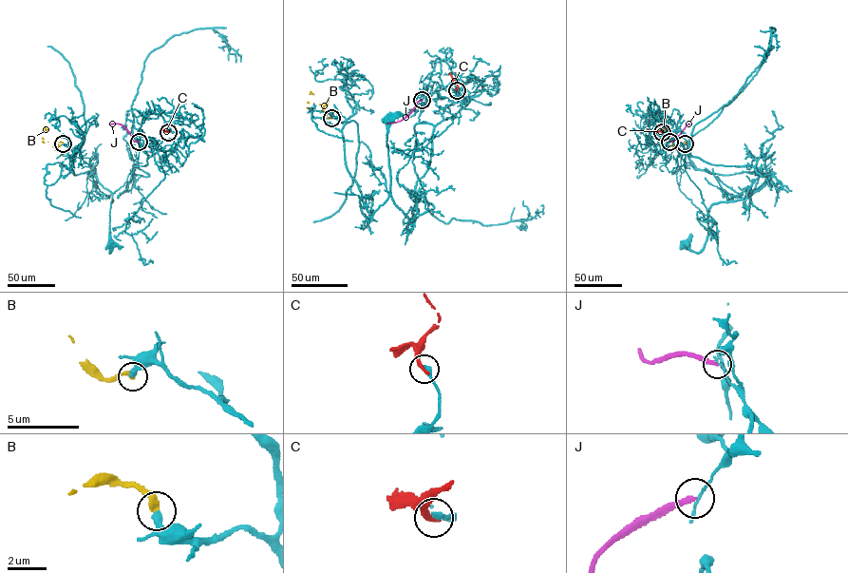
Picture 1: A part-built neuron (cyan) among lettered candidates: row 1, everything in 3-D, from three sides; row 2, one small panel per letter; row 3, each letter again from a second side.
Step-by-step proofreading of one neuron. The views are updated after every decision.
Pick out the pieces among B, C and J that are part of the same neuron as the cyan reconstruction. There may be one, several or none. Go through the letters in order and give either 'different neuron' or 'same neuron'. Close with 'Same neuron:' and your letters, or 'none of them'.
B: same neuron
C: different neuron
J: different neuron
Same neuron: B

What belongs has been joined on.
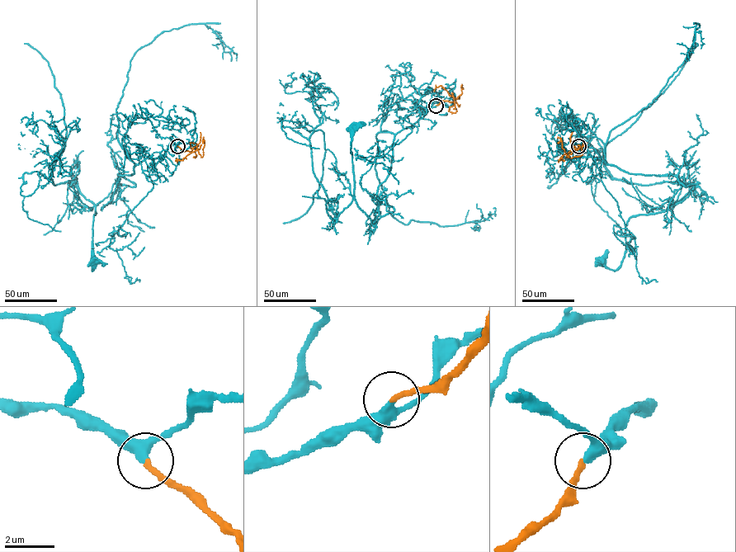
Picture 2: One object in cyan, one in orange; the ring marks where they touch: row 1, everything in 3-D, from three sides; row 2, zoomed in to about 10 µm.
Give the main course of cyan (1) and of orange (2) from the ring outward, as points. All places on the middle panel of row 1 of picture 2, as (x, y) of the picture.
1: (436, 106), (395, 134), (391, 170), (377, 191), (377, 200), (394, 211), (374, 226), (356, 200), (351, 129)
2: (436, 106), (442, 101), (452, 101), (455, 99), (448, 111), (455, 113), (456, 109), (454, 109), (452, 92)

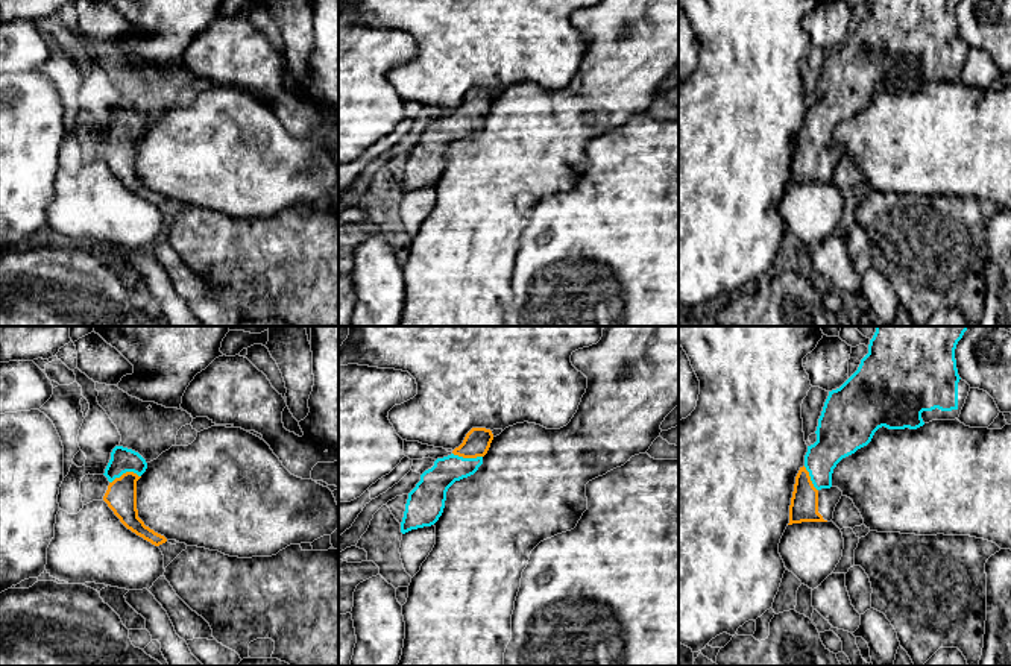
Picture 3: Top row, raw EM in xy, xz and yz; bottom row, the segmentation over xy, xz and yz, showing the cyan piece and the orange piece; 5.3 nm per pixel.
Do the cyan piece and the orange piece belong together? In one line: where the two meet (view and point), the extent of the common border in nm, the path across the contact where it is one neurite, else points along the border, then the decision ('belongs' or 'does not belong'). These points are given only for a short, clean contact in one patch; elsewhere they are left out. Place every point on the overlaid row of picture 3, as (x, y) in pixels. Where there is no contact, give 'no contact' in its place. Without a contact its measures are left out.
meets cyan in xy at (125, 472); contact 170 nm long; runs through xy (123, 460), (125, 472), (120, 496); belongs

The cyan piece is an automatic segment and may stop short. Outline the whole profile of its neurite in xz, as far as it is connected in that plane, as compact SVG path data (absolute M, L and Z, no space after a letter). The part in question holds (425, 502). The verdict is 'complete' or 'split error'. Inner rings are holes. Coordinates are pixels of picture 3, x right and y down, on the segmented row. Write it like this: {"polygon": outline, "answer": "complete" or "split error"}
{"polygon": "M472 428L451 455L437 458L434 466L420 475L408 493L401 532L434 525L443 513L448 489L474 475L483 464L493 434L486 428Z", "answer": "split error"}

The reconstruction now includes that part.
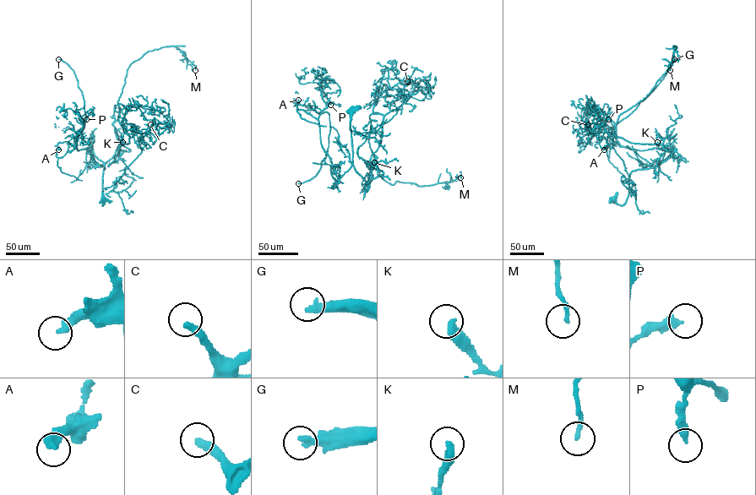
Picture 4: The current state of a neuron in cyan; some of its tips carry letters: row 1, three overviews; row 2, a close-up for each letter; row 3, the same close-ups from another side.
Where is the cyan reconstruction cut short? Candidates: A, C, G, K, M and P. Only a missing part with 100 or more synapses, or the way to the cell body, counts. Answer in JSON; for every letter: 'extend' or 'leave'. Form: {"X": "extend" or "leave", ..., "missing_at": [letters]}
{"A": "extend", "C": "extend", "G": "extend", "K": "leave", "M": "leave", "P": "leave", "missing_at": ["A", "C", "G"]}

